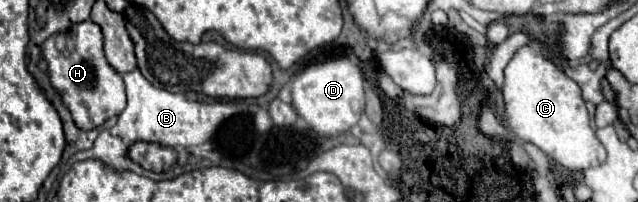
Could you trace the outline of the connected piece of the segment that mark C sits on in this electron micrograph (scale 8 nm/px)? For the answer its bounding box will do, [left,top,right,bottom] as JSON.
[501,40,605,170]

